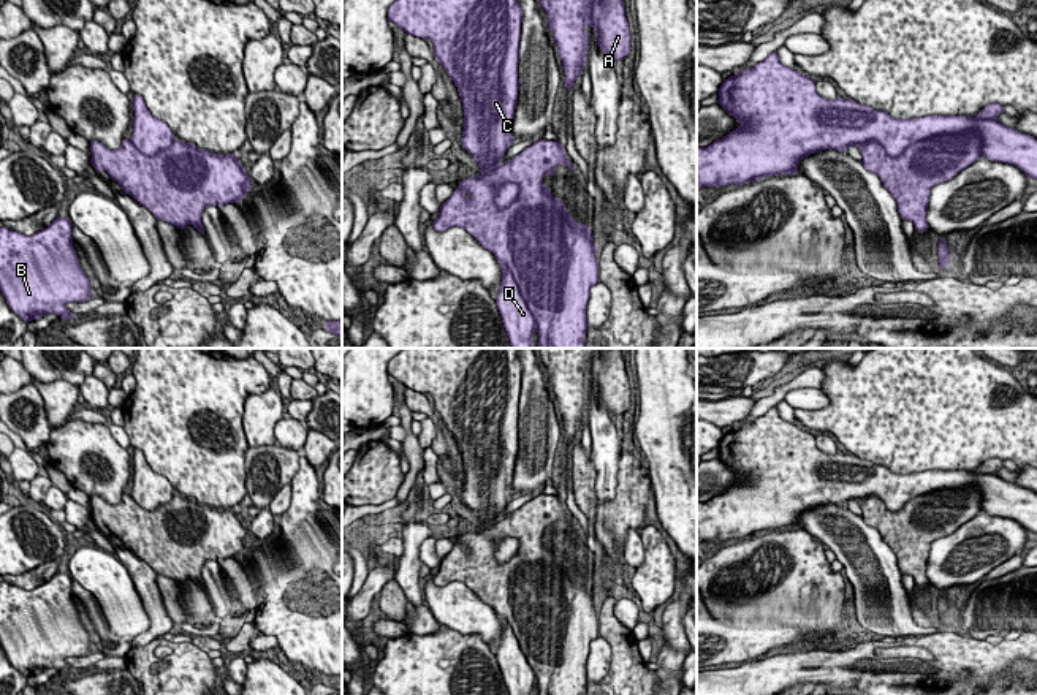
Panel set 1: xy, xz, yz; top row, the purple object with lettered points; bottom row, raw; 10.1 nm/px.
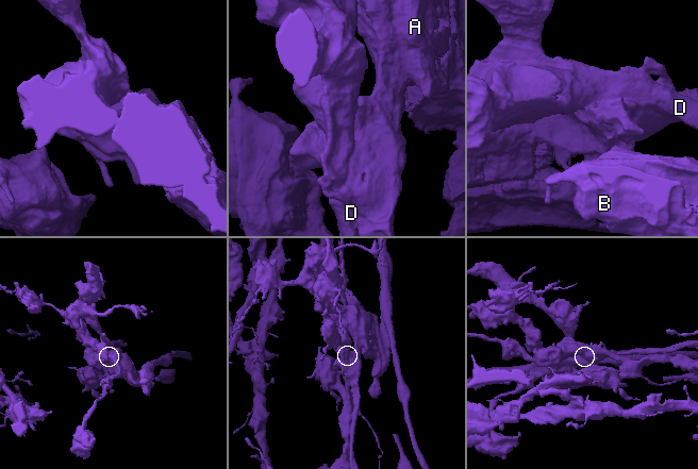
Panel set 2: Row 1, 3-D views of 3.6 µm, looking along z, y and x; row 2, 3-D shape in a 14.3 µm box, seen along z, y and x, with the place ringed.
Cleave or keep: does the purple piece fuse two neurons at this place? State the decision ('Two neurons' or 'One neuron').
Two neurons

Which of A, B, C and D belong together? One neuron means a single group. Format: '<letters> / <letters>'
A / B C D

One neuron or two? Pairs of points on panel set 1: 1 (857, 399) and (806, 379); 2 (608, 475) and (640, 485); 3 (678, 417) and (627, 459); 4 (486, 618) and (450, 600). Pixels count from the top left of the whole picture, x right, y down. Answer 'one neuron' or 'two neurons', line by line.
1: two neurons
2: two neurons
3: two neurons
4: one neuron

